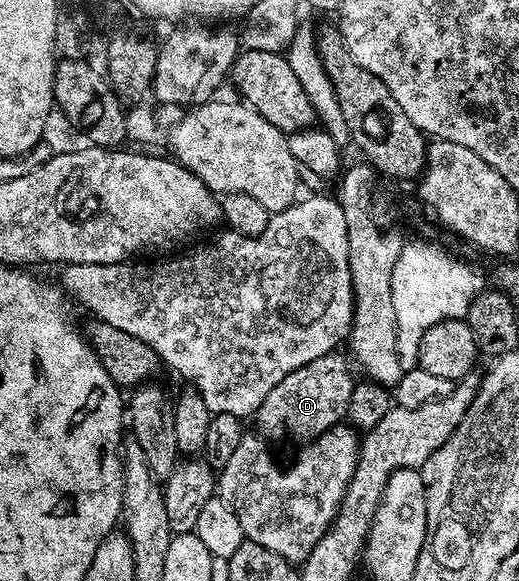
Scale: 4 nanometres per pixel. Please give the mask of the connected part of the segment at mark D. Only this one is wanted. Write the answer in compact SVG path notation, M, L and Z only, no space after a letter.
M341 351L326 353L305 367L290 372L281 379L261 403L255 414L256 428L266 440L281 439L287 431L301 443L315 440L327 433L333 426L340 424L347 414L348 404L355 384L351 373L352 364Z

